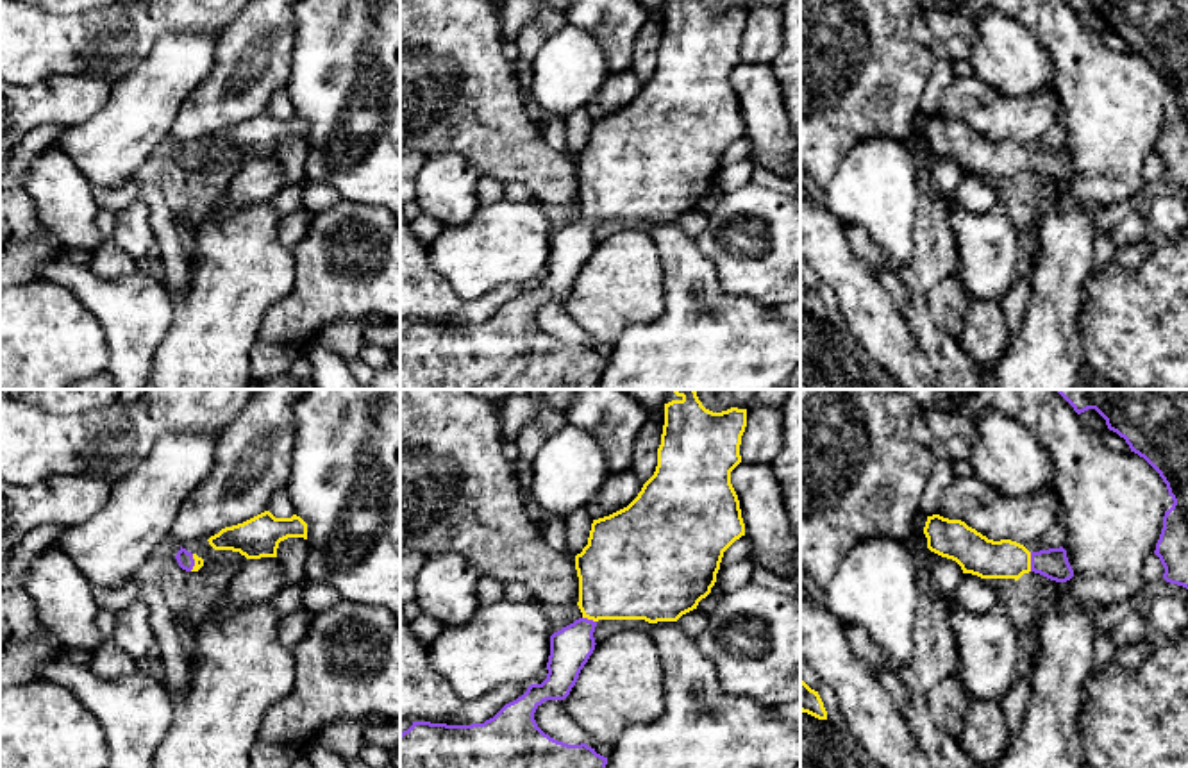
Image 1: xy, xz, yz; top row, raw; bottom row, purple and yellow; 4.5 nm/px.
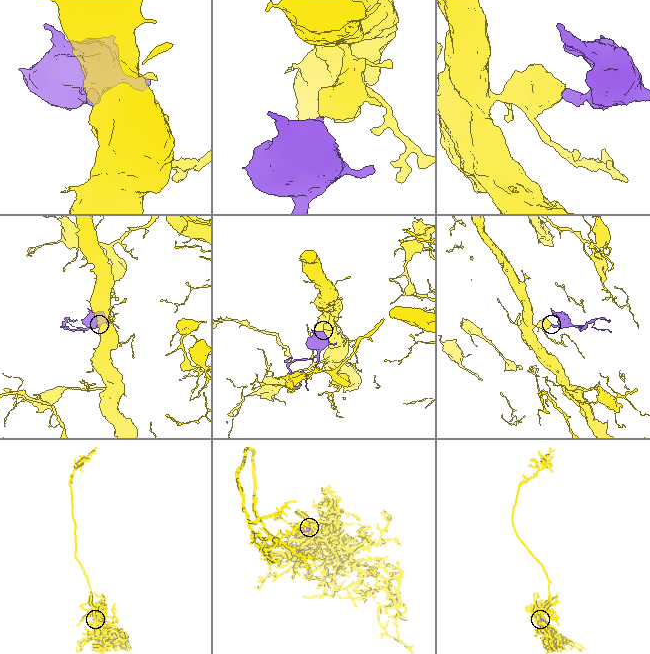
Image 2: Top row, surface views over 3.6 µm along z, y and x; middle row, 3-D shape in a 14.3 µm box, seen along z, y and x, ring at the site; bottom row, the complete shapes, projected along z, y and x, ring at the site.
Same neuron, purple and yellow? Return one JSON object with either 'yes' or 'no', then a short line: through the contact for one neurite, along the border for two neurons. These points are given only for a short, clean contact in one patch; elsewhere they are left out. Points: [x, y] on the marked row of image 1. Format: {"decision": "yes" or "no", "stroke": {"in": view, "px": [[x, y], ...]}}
{"decision": "yes", "stroke": {"in": "yz", "px": [[1053, 563], [1031, 561], [987, 559], [979, 556]]}}

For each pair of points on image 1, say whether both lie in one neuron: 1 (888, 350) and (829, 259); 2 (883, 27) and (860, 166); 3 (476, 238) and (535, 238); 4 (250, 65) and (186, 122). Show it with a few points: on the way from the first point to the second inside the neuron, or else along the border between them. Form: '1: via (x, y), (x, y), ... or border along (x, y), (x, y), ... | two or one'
1: via (879, 327), (853, 283) | one
2: border along (904, 140), (865, 138), (853, 147), (836, 170) | two
3: via (490, 238), (520, 238) | one
4: via (234, 81), (202, 113) | one

